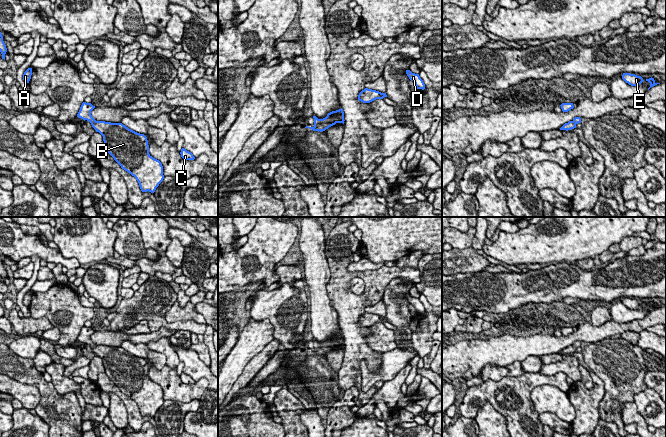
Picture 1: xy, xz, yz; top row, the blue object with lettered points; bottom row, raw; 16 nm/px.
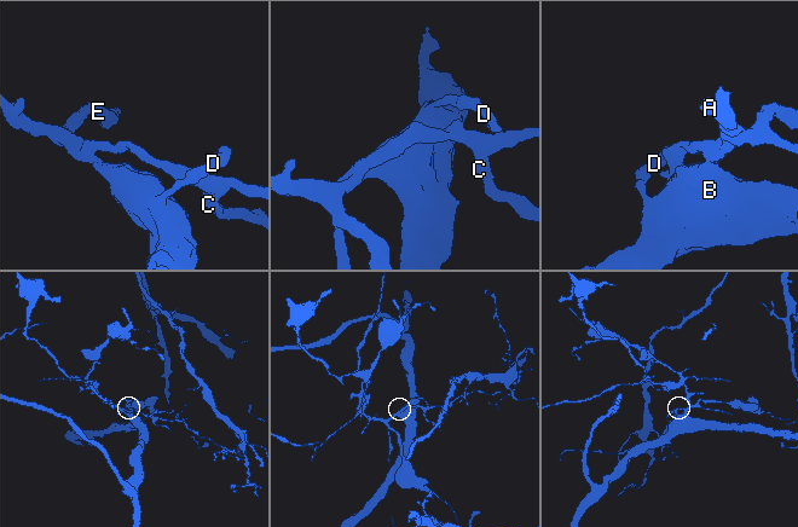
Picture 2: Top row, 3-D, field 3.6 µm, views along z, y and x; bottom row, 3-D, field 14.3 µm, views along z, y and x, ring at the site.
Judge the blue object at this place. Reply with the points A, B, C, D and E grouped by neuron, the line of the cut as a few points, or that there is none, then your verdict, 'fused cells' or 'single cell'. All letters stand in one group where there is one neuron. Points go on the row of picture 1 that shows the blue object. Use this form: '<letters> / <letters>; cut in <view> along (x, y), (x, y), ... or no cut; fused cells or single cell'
A B C D E; no cut; single cell

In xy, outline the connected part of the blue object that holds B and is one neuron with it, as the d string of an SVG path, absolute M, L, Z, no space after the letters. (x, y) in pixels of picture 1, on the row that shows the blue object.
M83 102L77 117L89 121L103 136L106 151L136 178L142 192L154 193L164 179L163 166L149 154L147 137L122 123L96 121L91 115L94 108L91 103Z

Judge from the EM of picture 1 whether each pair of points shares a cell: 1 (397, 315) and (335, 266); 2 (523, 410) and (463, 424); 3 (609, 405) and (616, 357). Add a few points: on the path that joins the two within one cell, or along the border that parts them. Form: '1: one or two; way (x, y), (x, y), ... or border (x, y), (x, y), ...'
1: two; border (394, 278), (386, 286), (382, 299)
2: two; border (461, 415), (473, 418)
3: one; way (616, 393), (616, 369)

